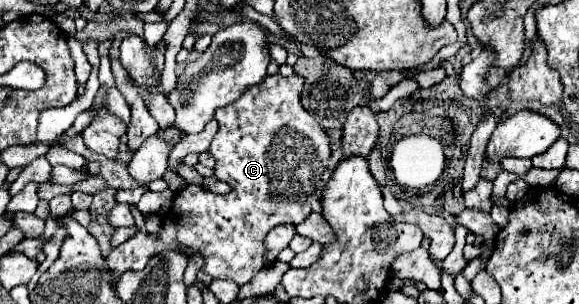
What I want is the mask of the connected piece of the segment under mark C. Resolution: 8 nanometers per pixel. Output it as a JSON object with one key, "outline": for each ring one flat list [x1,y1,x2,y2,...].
{"outline":[[280,73,266,75,260,83,250,85,236,103,216,109,214,119,218,121,220,127,208,151,216,159,214,167,216,177,226,181,232,187,232,191,228,195,216,195,212,191,192,191,192,187,186,187,188,199,184,199,184,189,178,191,172,209,164,219,164,229,160,229,154,235,138,231,126,243,110,251,106,263,114,271,114,279,128,269,136,271,144,269,148,257,170,249,180,251,182,245,188,245,204,255,206,259,204,271,214,279,230,279,238,285,244,285,258,271,266,267,266,247,264,247,266,233,280,223,304,221,312,213,312,203,322,197,322,191,332,175,332,171,328,169,330,139,326,131,318,125,318,121,302,107,300,103,302,89,304,89,302,75,290,75,290,77,284,77]]}

